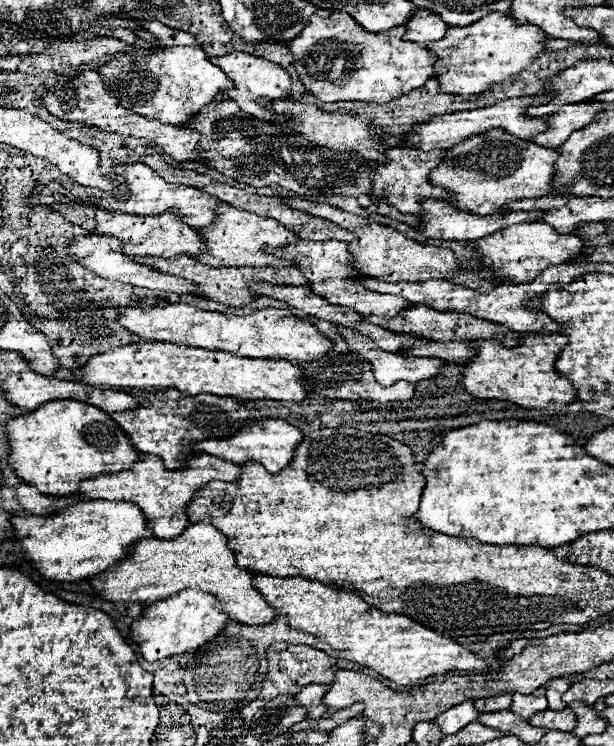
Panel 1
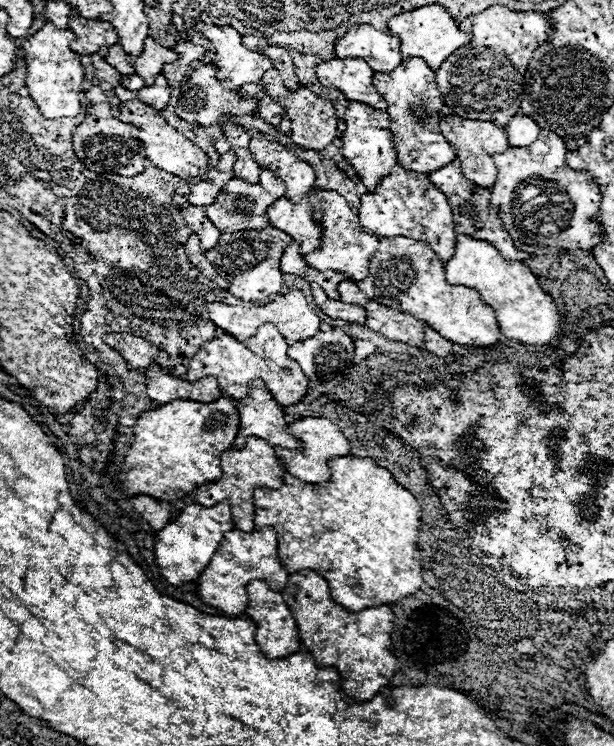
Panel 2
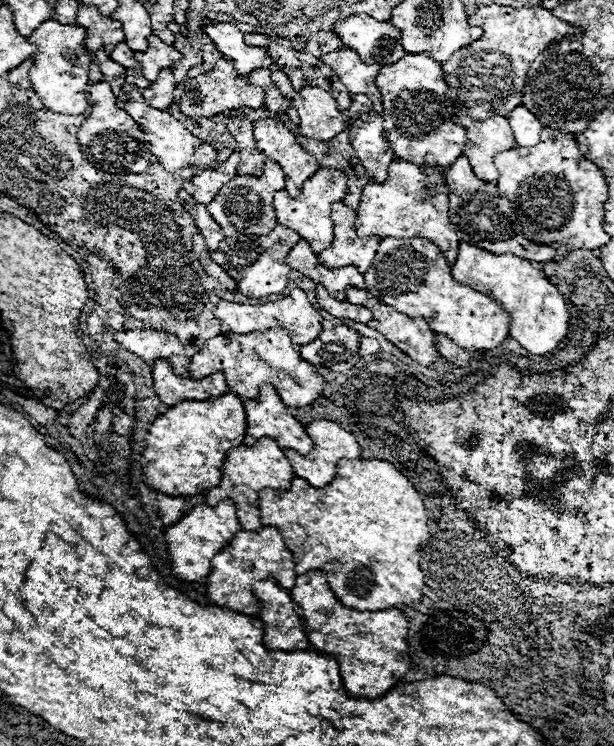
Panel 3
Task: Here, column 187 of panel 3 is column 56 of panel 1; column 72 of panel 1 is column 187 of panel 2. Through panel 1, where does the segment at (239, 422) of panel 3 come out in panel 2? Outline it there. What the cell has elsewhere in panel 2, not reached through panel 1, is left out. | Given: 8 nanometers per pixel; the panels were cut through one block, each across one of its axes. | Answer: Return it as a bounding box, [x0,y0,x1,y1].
[114,396,238,502]

